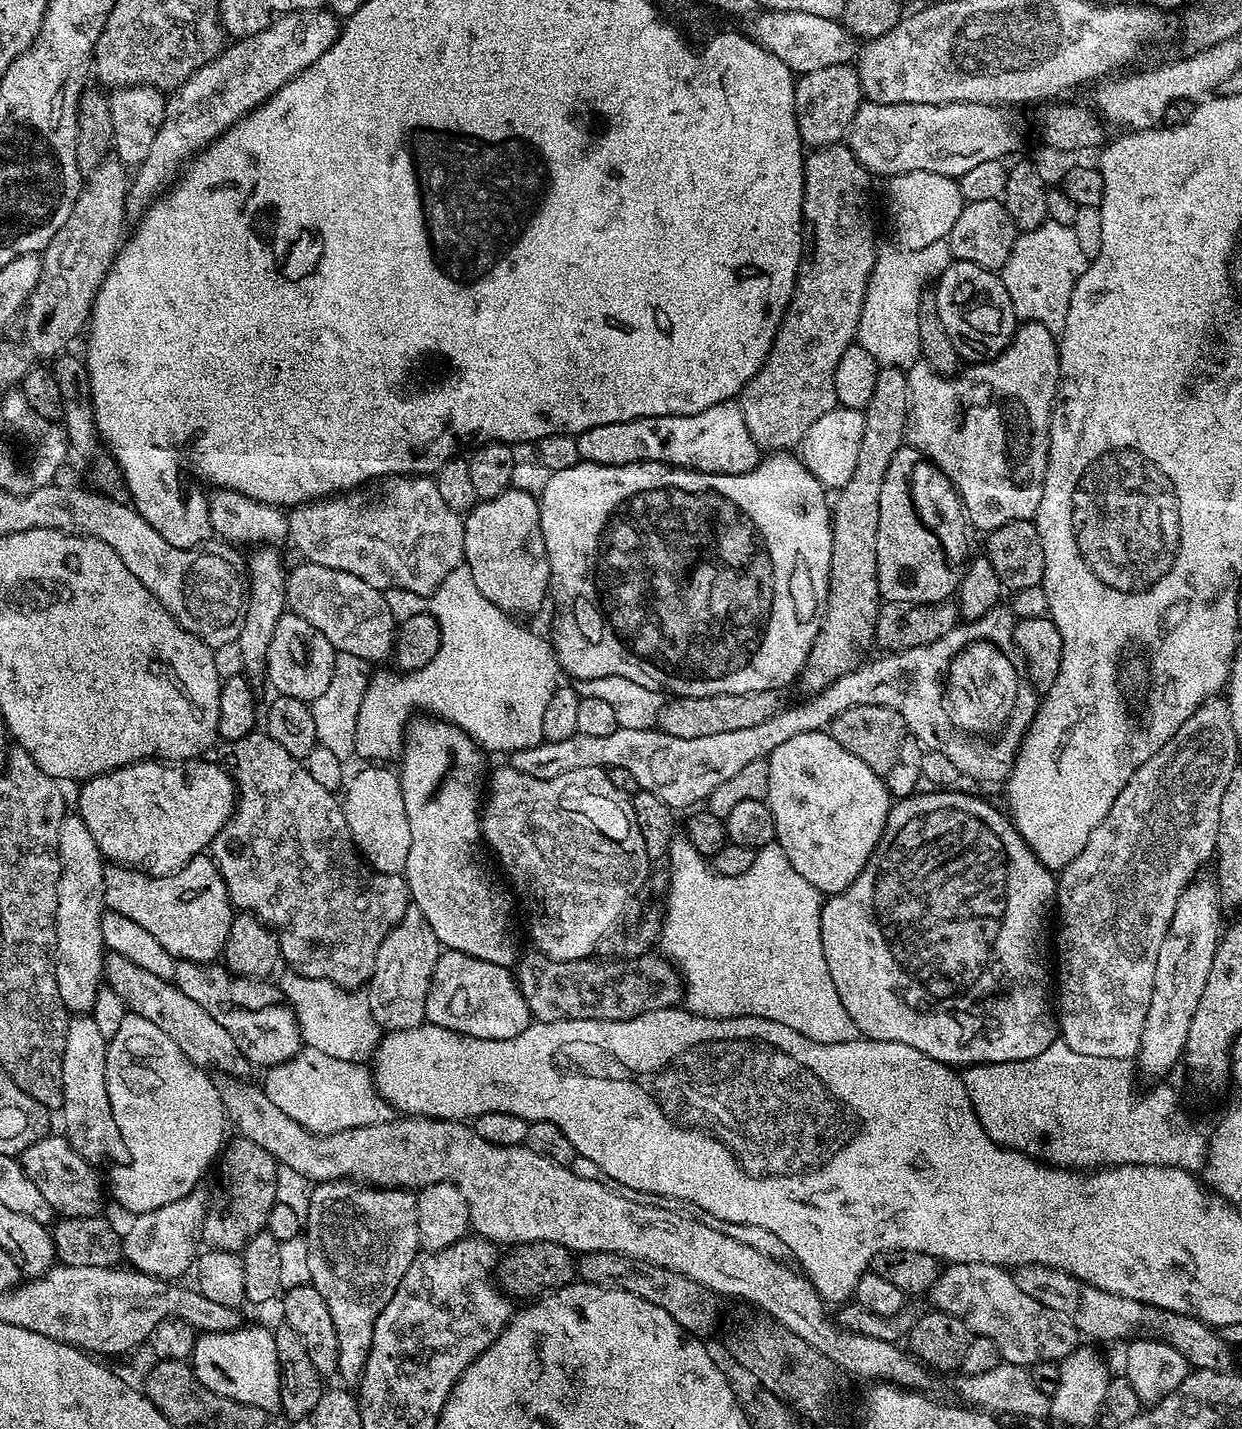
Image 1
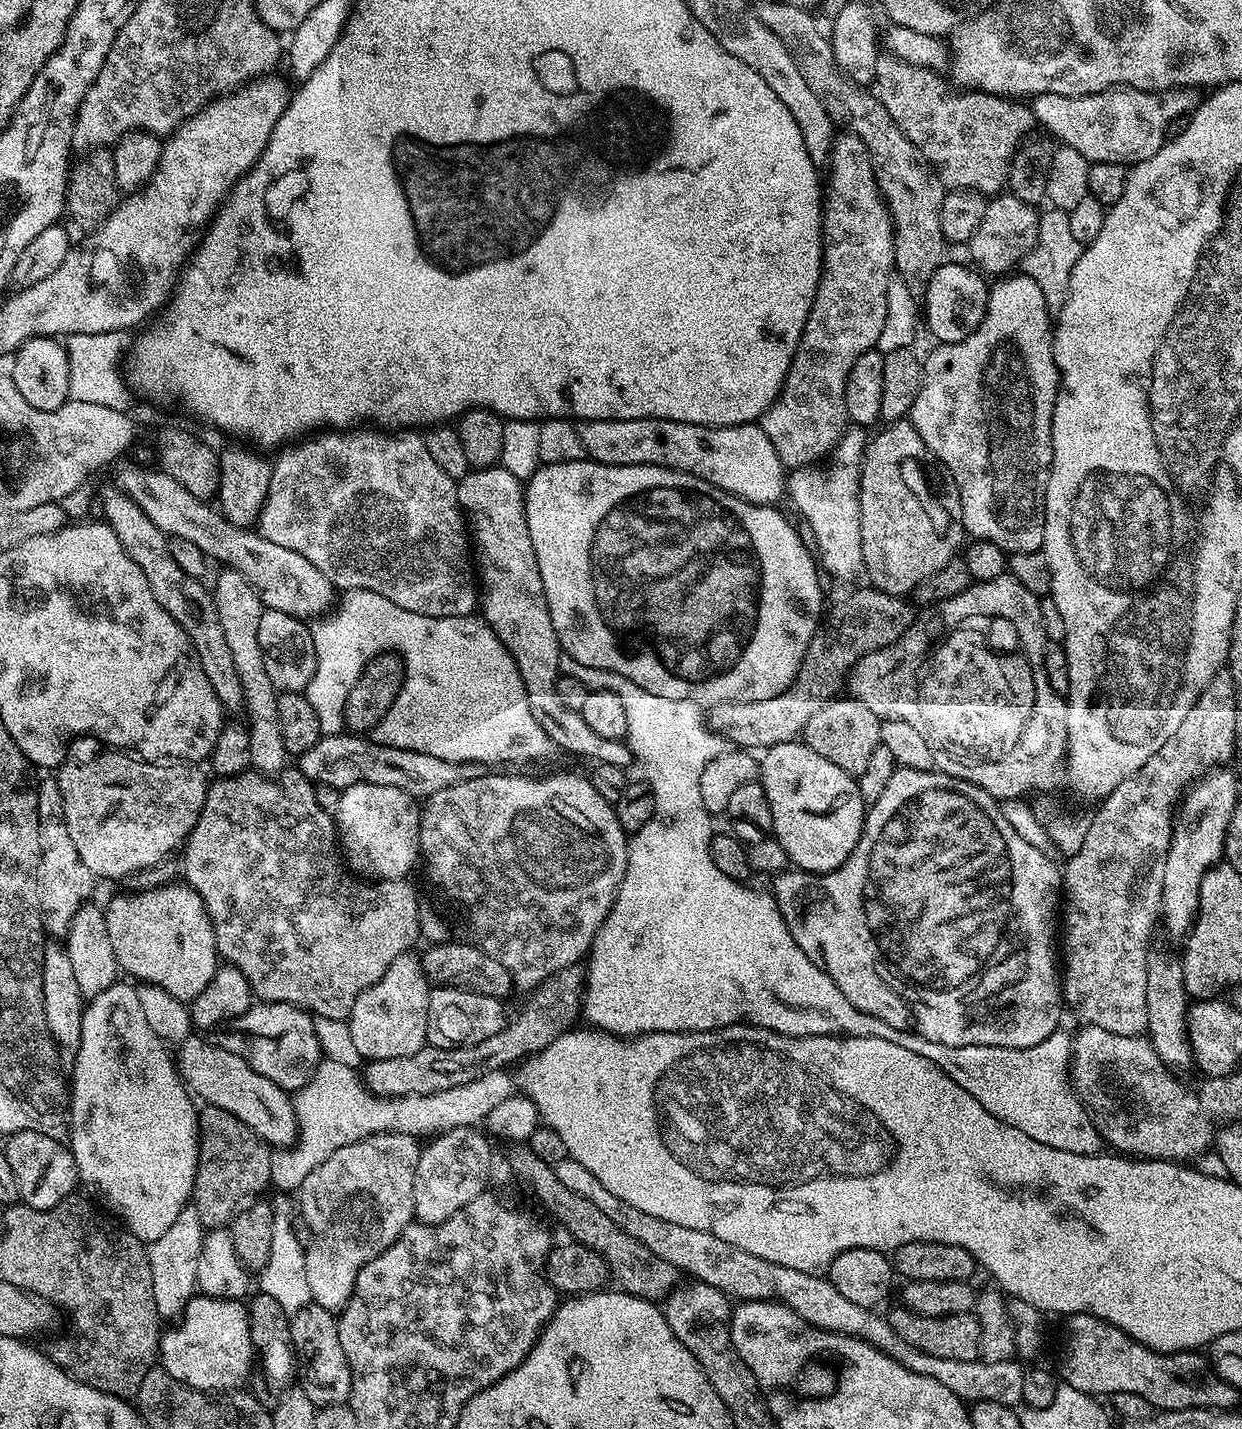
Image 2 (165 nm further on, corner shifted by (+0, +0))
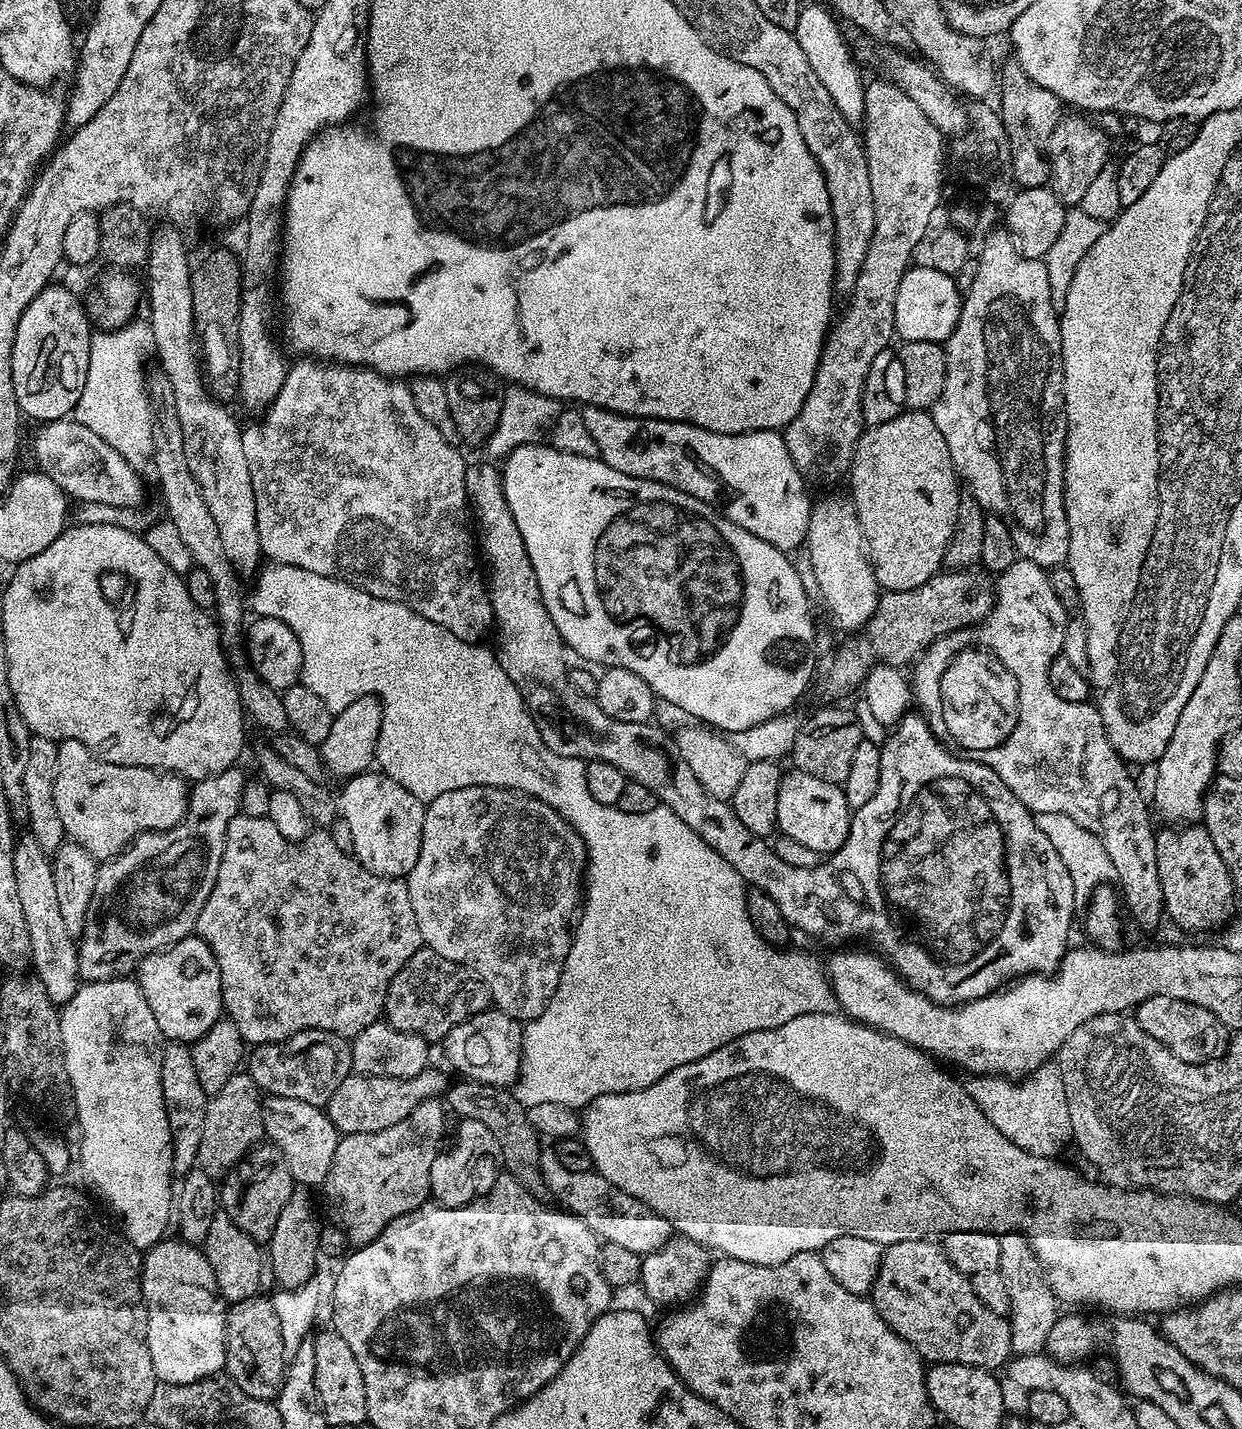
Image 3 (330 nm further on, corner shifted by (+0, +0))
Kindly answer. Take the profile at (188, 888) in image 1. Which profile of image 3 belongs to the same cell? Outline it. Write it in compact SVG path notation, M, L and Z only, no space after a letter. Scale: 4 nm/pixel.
M198 934L147 956L140 961L139 971L138 983L150 1010L154 1010L161 1037L191 1046L222 1019L224 999L218 962L210 946Z

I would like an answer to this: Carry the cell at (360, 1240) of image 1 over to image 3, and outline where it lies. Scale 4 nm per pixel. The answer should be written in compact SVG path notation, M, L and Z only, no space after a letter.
M439 1099L423 1100L402 1122L394 1122L386 1130L377 1132L349 1132L341 1135L338 1150L334 1152L334 1162L330 1166L330 1174L326 1174L322 1185L324 1196L330 1207L336 1211L340 1219L339 1227L352 1246L368 1244L394 1218L402 1214L410 1214L416 1208L421 1208L429 1199L430 1168L434 1166L434 1158L442 1151L440 1139L444 1136L444 1112L446 1108Z

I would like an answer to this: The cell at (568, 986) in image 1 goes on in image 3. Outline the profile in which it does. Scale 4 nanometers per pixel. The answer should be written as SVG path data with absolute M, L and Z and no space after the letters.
M421 946L414 958L410 958L410 962L406 962L388 983L383 1015L387 1023L398 1030L412 1032L429 1042L440 1042L450 1034L453 1026L469 1016L489 1011L491 1004L492 995L487 986L463 964L450 962L450 958L442 958L442 954Z

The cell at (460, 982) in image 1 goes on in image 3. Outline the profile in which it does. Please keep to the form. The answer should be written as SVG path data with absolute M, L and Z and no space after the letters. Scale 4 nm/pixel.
M499 1010L479 1012L456 1024L442 1041L448 1060L460 1071L461 1077L478 1084L511 1089L519 1081L520 1065L524 1058L521 1021Z

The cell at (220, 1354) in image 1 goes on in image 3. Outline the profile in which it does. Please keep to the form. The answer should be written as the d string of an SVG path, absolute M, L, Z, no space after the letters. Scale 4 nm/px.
M179 1238L161 1240L143 1253L140 1284L144 1290L144 1305L148 1307L148 1345L157 1381L190 1383L223 1373L226 1362L226 1304L216 1291L214 1274L203 1251Z

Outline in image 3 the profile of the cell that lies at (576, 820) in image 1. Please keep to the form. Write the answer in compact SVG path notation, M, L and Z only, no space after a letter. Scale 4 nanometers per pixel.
M466 786L462 790L450 790L446 794L438 794L438 798L427 801L418 862L414 862L414 870L410 870L406 883L410 890L410 906L414 906L414 918L418 918L418 930L427 948L442 954L442 958L450 958L450 962L463 964L473 976L487 986L488 992L492 995L492 1004L499 1011L510 1014L521 1022L527 1022L542 1014L542 1010L558 990L562 966L572 945L574 921L582 904L582 889L586 884L587 866L588 847L584 845L584 839L546 802L516 792L513 788Z

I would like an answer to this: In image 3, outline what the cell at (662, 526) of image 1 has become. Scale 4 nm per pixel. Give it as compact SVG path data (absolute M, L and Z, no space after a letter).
M544 442L526 444L522 445L521 448L513 449L503 461L502 475L506 502L510 502L510 514L514 514L514 522L518 522L522 542L526 542L526 554L530 554L534 574L538 574L538 586L542 590L542 602L546 606L546 610L550 610L550 618L554 618L554 626L558 626L558 634L564 639L567 647L576 650L583 658L604 664L606 668L621 668L638 674L638 678L642 678L642 682L646 682L650 686L652 693L659 697L661 701L677 704L693 721L699 722L712 730L719 730L724 734L757 729L760 723L787 713L793 707L791 704L807 690L808 683L812 680L812 639L816 636L816 628L812 625L812 608L808 605L810 597L802 588L802 581L798 578L798 572L795 570L793 561L780 548L770 546L770 542L762 542L762 538L750 534L750 530L742 530L742 526L738 526L734 522L730 522L730 518L722 516L714 505L702 502L674 486L666 486L662 482L643 480L637 476L622 474L622 470L614 470L610 466L606 466L606 462L599 458L582 458L578 454L562 454L558 449Z

